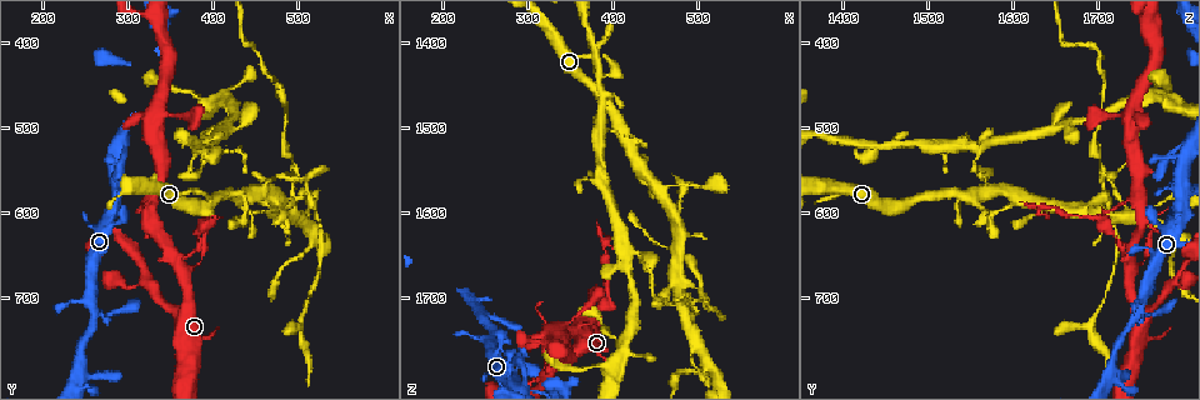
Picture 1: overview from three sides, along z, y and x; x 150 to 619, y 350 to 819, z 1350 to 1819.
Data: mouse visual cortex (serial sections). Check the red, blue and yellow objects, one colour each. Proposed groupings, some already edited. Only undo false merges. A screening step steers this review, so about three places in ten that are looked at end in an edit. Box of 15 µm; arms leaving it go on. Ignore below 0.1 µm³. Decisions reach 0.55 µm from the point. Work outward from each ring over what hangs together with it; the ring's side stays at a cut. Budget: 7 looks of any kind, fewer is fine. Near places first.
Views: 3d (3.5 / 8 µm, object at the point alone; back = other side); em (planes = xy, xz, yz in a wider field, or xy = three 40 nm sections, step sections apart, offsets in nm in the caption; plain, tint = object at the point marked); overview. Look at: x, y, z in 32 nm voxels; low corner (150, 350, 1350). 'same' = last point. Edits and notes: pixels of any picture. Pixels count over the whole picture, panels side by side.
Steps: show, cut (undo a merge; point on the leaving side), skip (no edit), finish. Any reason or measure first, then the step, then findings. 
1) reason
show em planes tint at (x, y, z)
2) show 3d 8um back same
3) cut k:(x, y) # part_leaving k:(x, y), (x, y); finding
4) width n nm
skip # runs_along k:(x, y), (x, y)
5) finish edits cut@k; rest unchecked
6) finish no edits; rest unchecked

sharp bend
show 3d 3.5um at (360, 655, 1740)

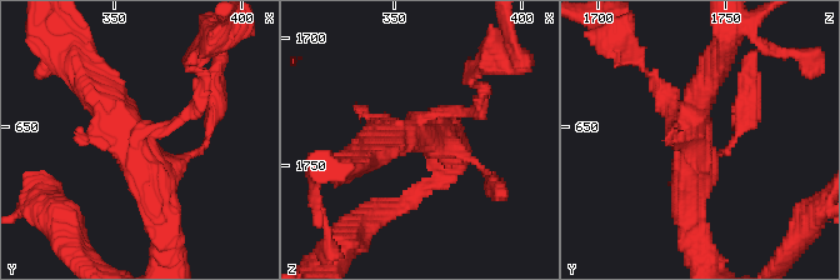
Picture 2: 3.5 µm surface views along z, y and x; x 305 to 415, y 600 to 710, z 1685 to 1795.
shape alone is not enough
show em planes tint at (360, 655, 1738)

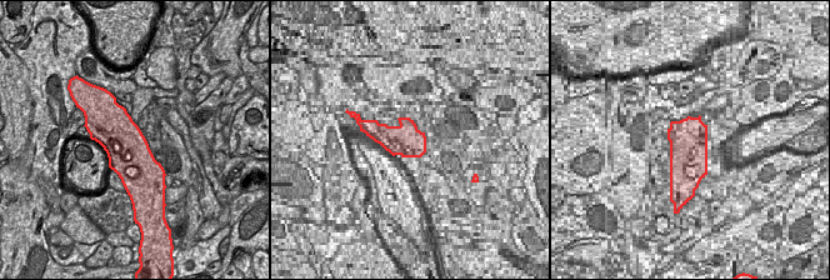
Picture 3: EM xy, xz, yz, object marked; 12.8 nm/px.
cut 2:(664, 94) # part_leaving 2:(673, 121), (663, 86), (621, 44); a second cell is stuck on

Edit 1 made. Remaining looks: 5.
three-way junction
show 3d 3.5um at (495, 605, 1735)

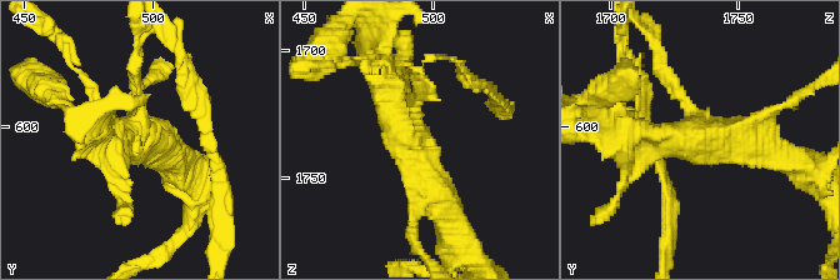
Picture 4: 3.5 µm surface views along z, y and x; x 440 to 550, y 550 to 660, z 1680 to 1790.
arms 3; arm_widths 150, 350, 450 nm; shape alone is not enough
show em xy step 5 tint at (492, 600, 1734)

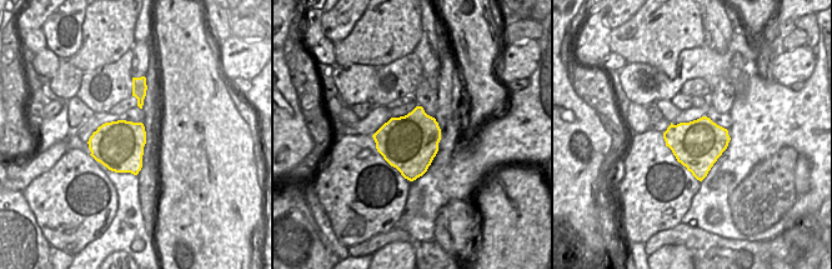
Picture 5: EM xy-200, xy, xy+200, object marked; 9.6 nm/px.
skip # runs_along 4:(375, 68), (440, 205); one cell here

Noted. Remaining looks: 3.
calibre changes
show 3d 3.5um at (290, 575, 1800)

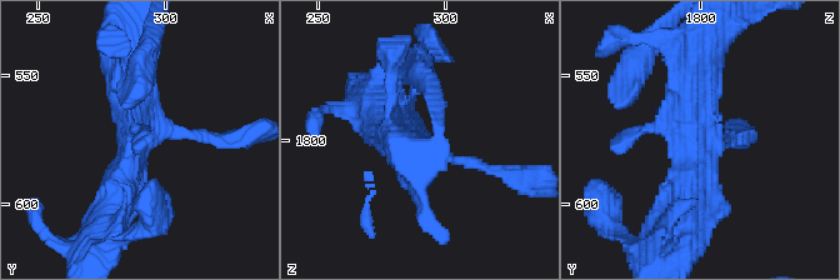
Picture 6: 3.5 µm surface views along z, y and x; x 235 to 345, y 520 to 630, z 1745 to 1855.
show em xy step 2 tint at (287, 577, 1797)

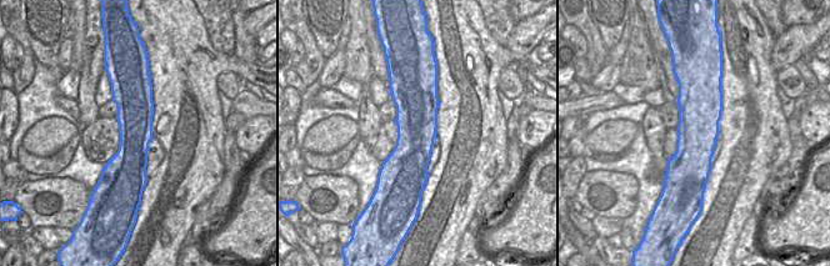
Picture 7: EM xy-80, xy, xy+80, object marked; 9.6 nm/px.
skip # runs_along 7:(134, 78), (134, 176), (141, 185); continuous, no second cell

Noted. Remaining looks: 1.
finish edits cut@2; rest unchecked

